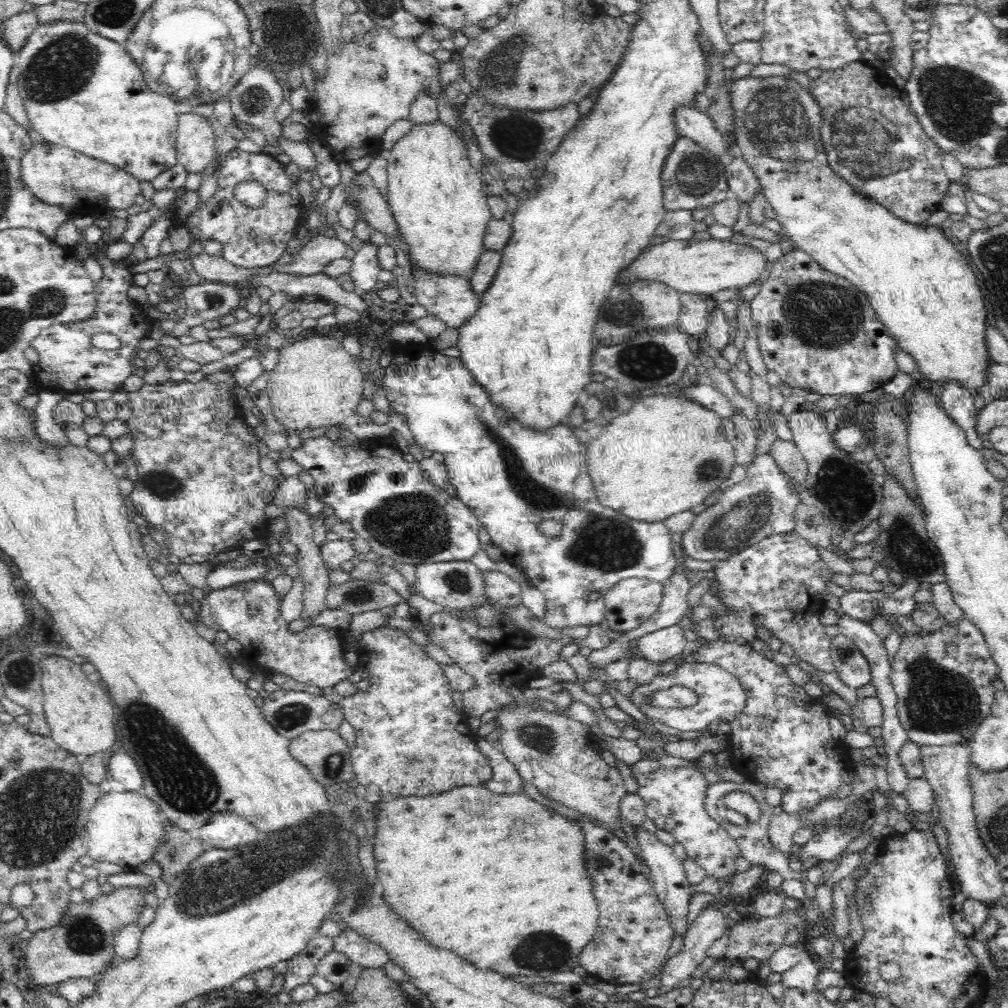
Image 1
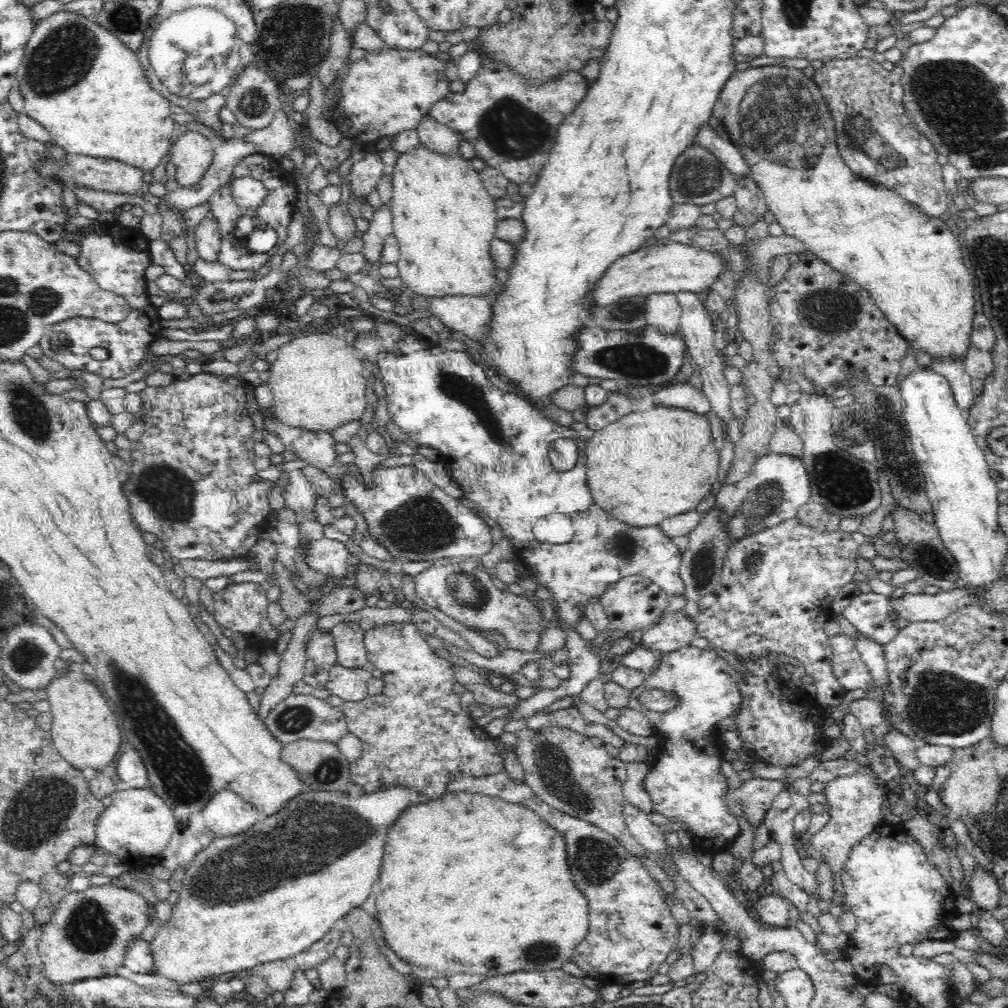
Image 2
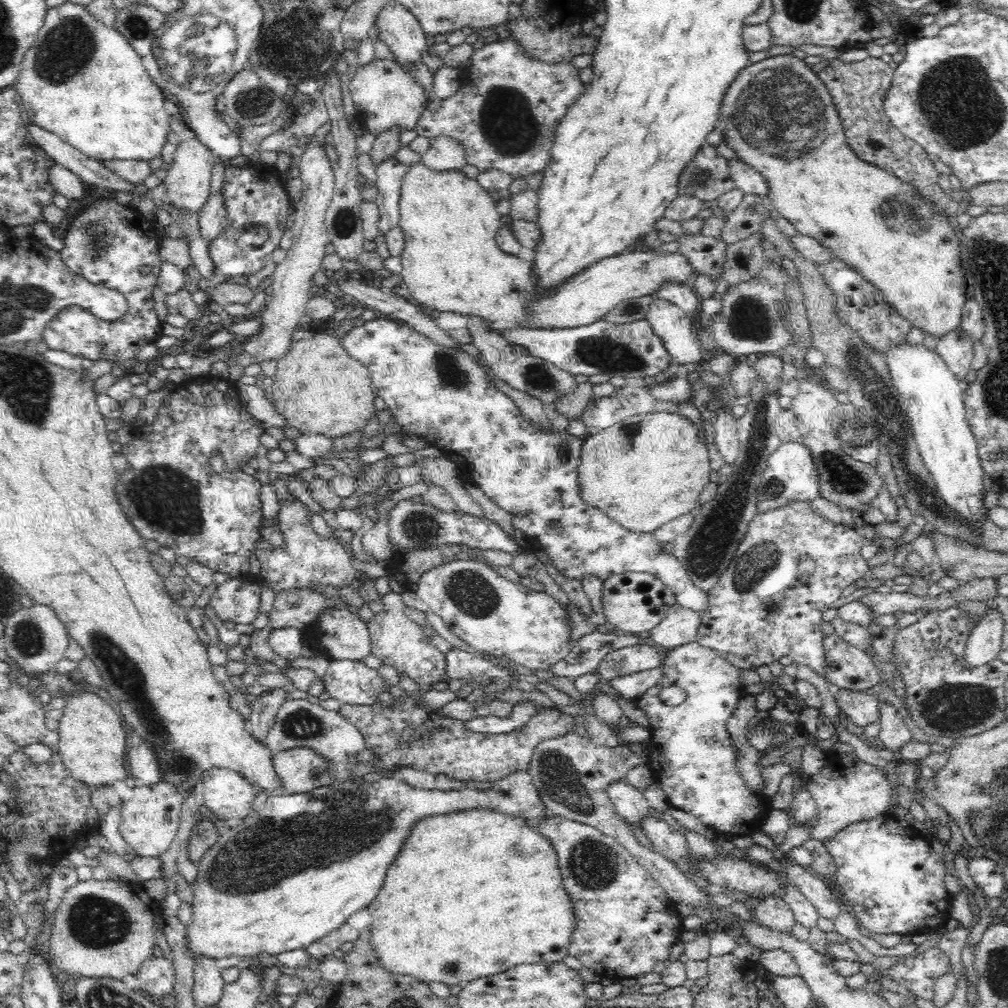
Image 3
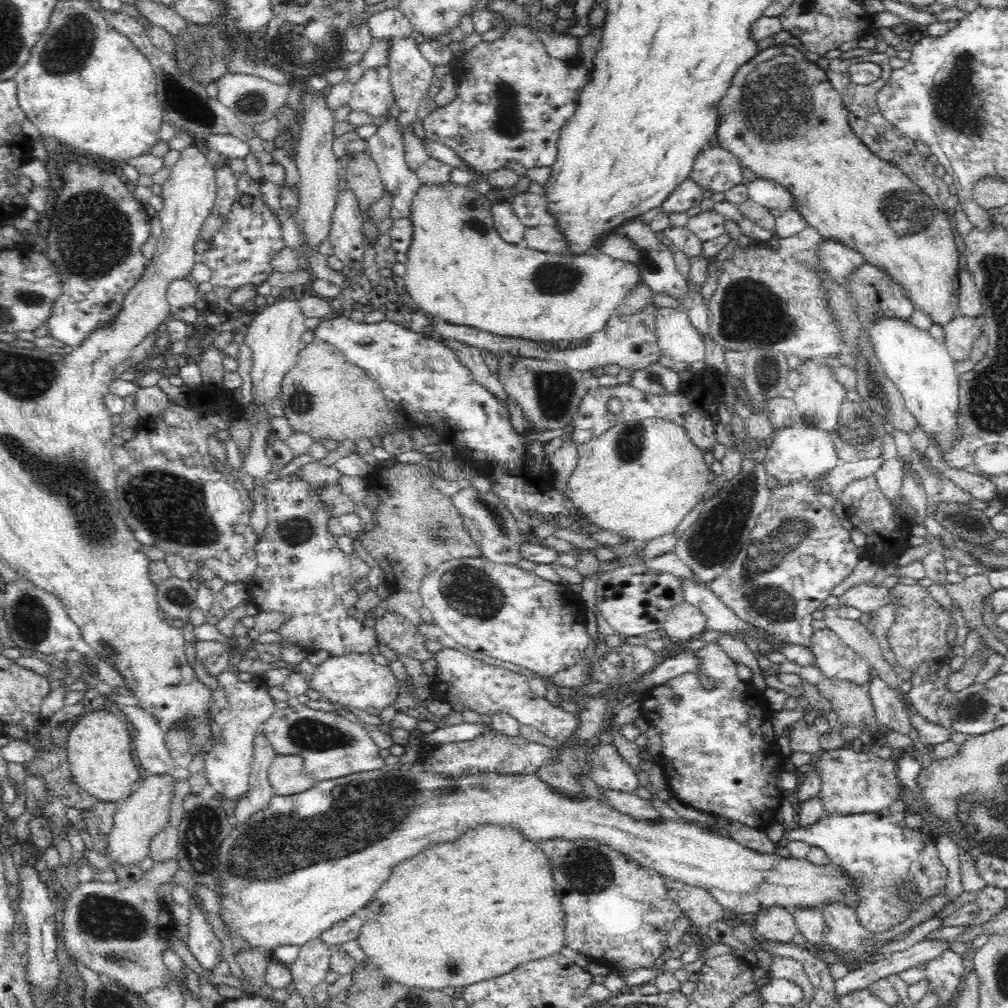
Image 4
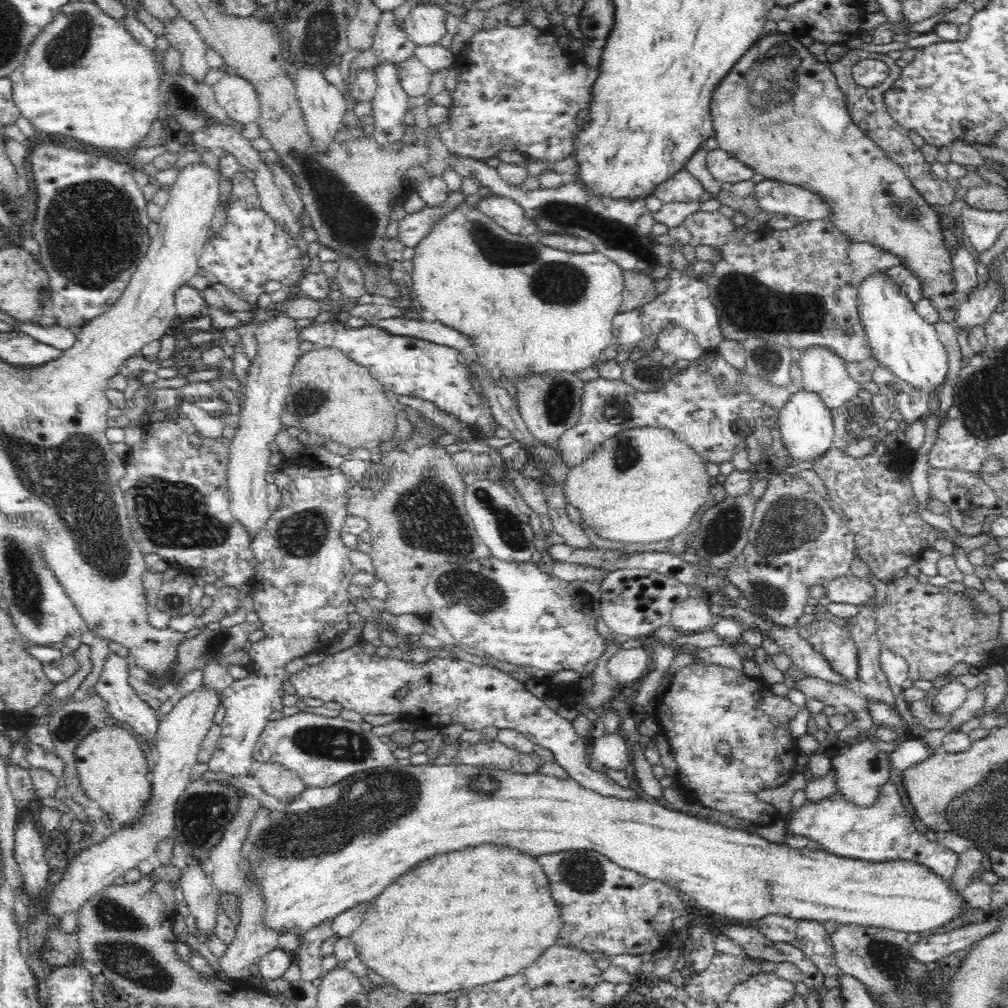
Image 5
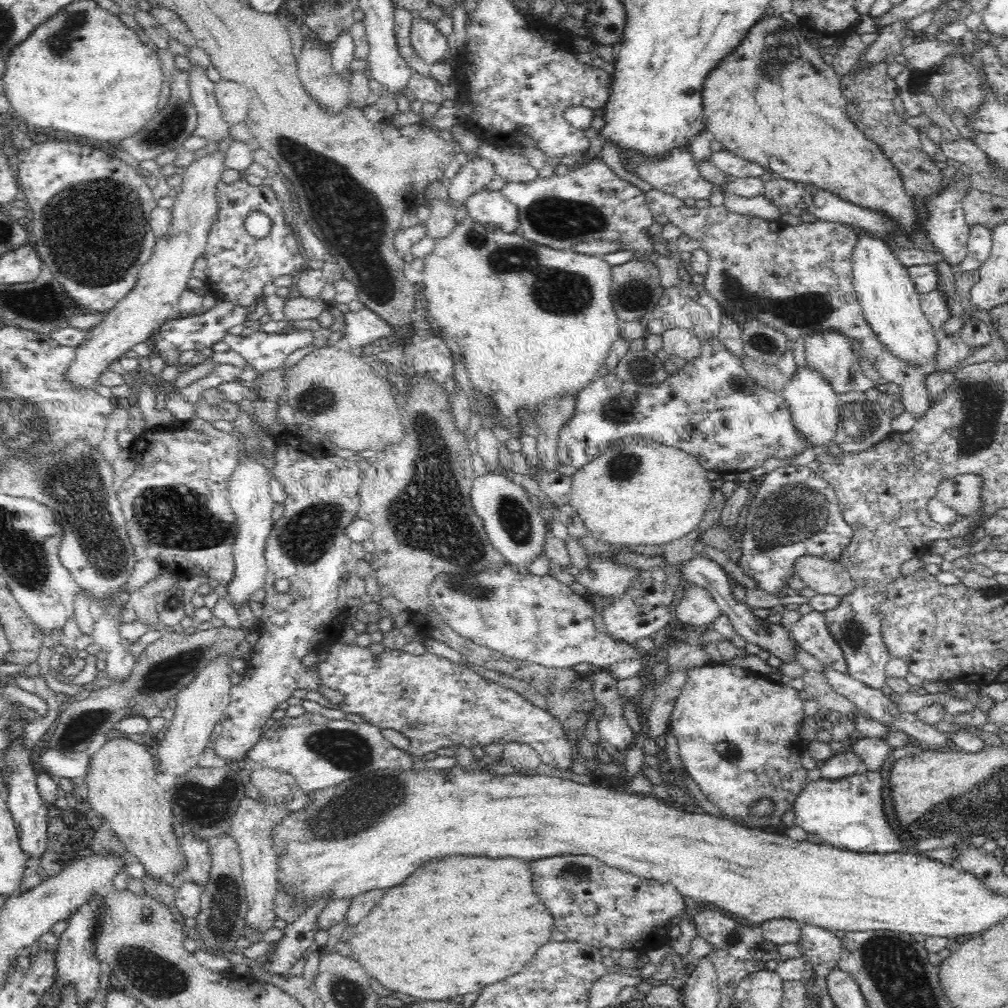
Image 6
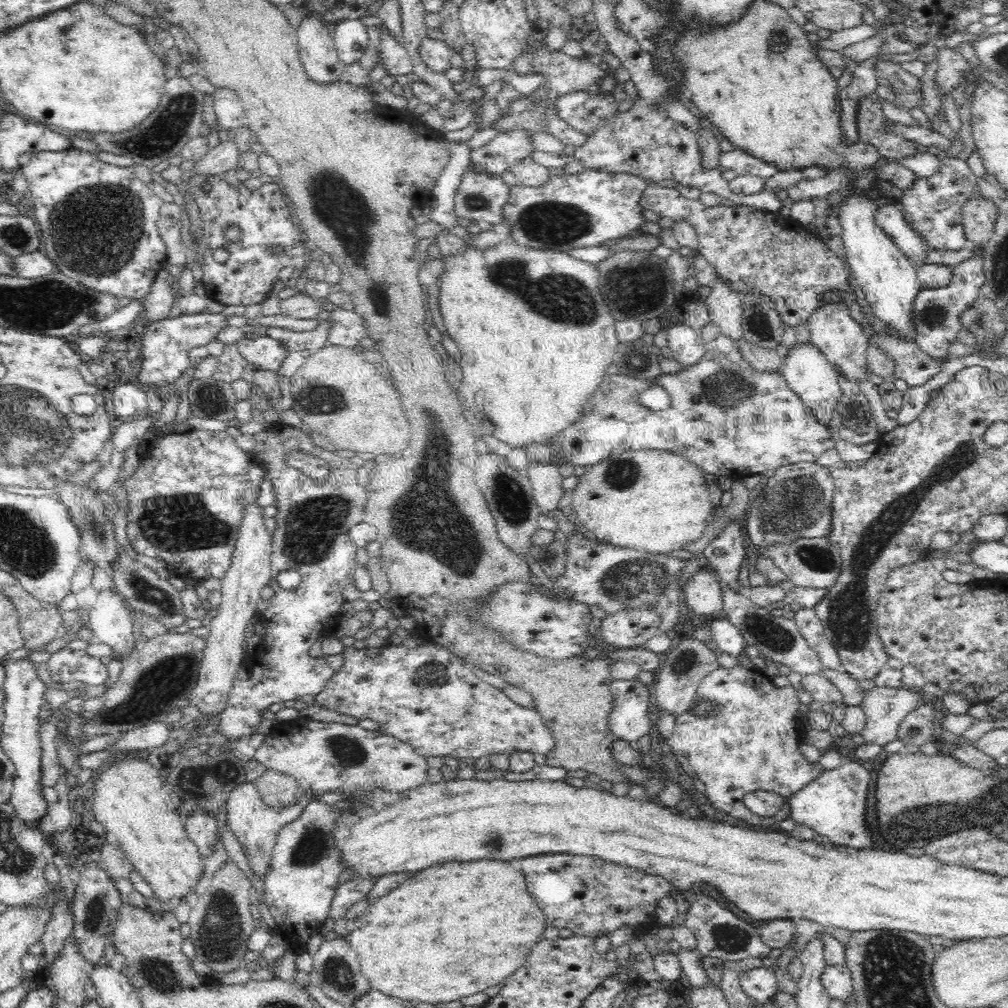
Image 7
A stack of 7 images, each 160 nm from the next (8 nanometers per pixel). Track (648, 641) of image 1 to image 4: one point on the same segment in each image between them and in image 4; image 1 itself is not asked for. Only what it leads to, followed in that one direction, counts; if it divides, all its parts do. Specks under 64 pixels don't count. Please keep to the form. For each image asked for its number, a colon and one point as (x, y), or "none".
2: (676, 630)
3: (680, 626)
4: (685, 622)

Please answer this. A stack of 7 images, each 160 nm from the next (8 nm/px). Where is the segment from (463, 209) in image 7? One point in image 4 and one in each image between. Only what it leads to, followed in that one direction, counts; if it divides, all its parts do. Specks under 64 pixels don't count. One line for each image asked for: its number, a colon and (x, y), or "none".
4: (509, 227)
5: (506, 213)
6: (492, 209)

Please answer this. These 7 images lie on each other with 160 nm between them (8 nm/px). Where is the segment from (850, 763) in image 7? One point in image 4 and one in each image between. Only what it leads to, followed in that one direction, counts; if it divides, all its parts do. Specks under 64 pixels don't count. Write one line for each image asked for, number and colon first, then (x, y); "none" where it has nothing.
4: (878, 851)
5: (883, 831)
6: (848, 814)

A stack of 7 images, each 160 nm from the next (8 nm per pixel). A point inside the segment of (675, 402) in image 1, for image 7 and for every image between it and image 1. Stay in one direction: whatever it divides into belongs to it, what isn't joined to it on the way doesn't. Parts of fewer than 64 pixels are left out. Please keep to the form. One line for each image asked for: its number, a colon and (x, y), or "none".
2: (650, 465)
3: (648, 469)
4: (642, 480)
5: (643, 485)
6: (637, 493)
7: (652, 500)

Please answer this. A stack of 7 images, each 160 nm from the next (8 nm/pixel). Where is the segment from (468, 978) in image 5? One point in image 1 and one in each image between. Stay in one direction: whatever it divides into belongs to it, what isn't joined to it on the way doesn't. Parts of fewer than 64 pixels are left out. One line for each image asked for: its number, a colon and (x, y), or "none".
1: (498, 879)
2: (471, 884)
3: (464, 899)
4: (491, 892)

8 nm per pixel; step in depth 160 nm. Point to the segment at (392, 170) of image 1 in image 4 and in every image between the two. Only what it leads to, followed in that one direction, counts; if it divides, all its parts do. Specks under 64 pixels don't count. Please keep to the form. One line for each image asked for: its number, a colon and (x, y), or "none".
2: (444, 219)
3: (451, 261)
4: (458, 267)

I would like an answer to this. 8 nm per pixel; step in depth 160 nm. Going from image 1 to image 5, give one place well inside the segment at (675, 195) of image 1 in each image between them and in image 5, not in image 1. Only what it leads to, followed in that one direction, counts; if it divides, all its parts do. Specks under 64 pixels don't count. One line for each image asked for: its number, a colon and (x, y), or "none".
2: (698, 178)
3: (708, 176)
4: (715, 169)
5: (724, 168)

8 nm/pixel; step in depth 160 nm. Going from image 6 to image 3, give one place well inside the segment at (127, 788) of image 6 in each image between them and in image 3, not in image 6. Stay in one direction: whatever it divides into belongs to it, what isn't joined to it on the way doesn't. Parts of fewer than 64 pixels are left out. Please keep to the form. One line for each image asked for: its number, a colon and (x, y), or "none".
3: (92, 744)
4: (99, 747)
5: (112, 767)

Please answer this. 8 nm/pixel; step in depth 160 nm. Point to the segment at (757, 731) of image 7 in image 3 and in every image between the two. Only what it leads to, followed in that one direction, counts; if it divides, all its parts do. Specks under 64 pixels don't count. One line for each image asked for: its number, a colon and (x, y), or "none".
3: (691, 754)
4: (715, 759)
5: (705, 704)
6: (760, 717)

